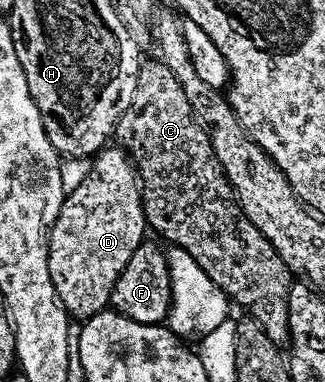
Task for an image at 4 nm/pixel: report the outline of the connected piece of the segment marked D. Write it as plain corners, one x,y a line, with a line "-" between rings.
104,148
90,159
91,171
64,197
47,240
47,263
55,295
72,319
86,320
108,309
113,284
117,284
129,256
145,241
143,230
148,229
139,175
126,150
111,149

